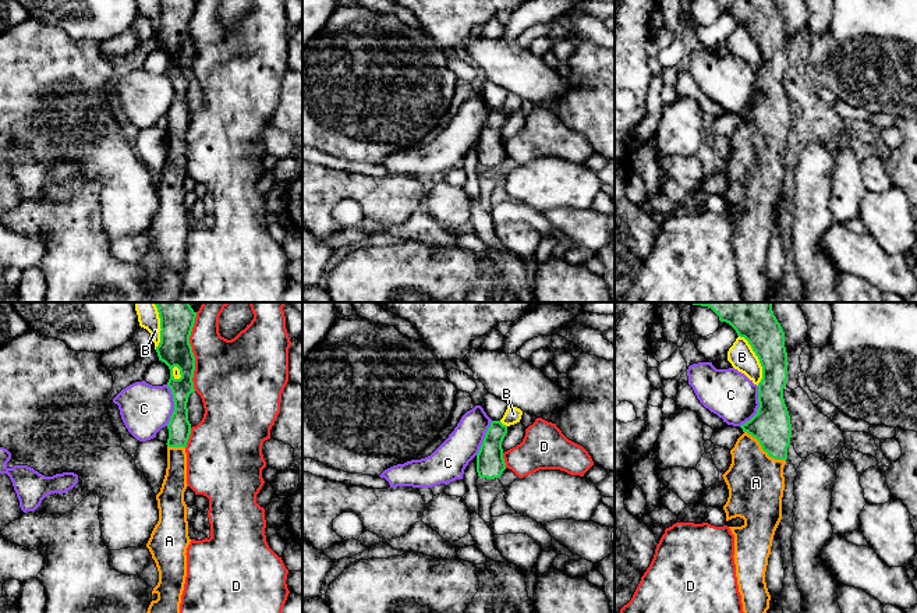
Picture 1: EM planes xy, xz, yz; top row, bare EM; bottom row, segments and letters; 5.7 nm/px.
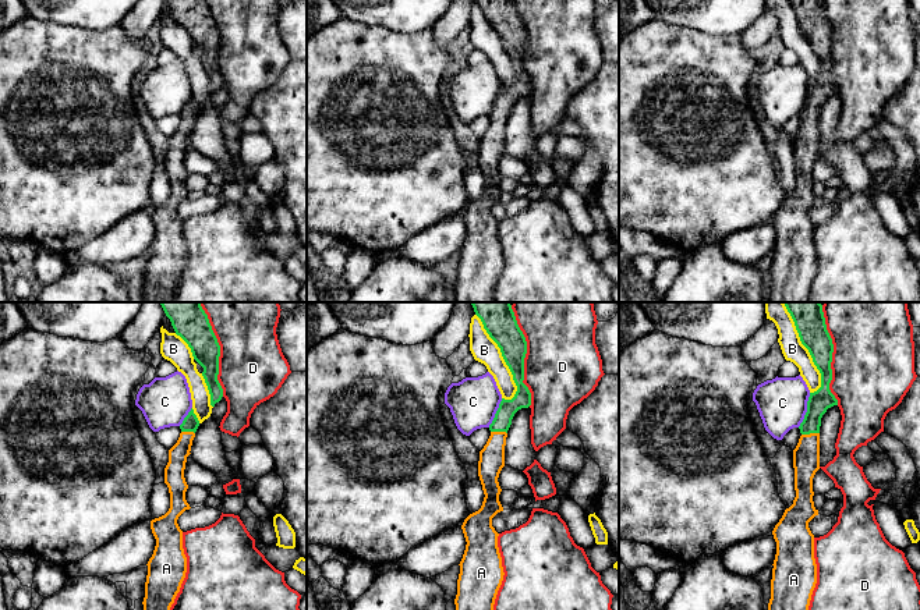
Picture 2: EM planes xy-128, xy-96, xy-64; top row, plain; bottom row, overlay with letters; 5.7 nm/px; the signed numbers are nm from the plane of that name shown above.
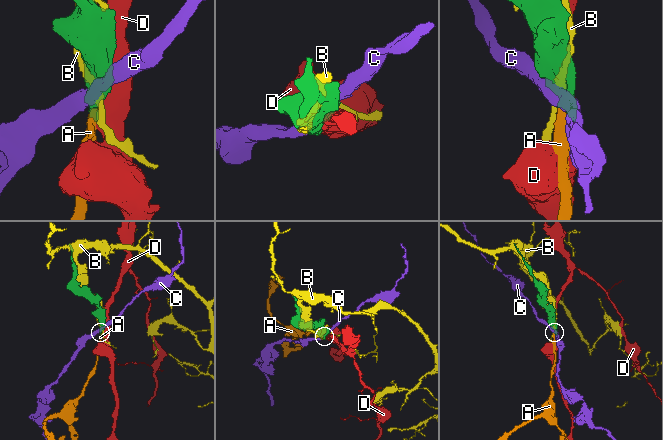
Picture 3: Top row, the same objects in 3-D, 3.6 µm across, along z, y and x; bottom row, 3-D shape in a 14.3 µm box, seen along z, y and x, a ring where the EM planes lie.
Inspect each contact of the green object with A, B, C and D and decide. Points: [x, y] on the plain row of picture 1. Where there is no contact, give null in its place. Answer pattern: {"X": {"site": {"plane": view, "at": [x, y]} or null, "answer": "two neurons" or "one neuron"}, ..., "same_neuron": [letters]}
{"A": {"site": {"plane": "yz", "at": [764, 138]}, "answer": "one neuron"}, "B": {"site": {"plane": "yz", "at": [758, 46]}, "answer": "two neurons"}, "C": {"site": {"plane": "yz", "at": [758, 95]}, "answer": "two neurons"}, "D": {"site": {"plane": "xy", "at": [191, 39]}, "answer": "two neurons"}, "same_neuron": ["A"]}

